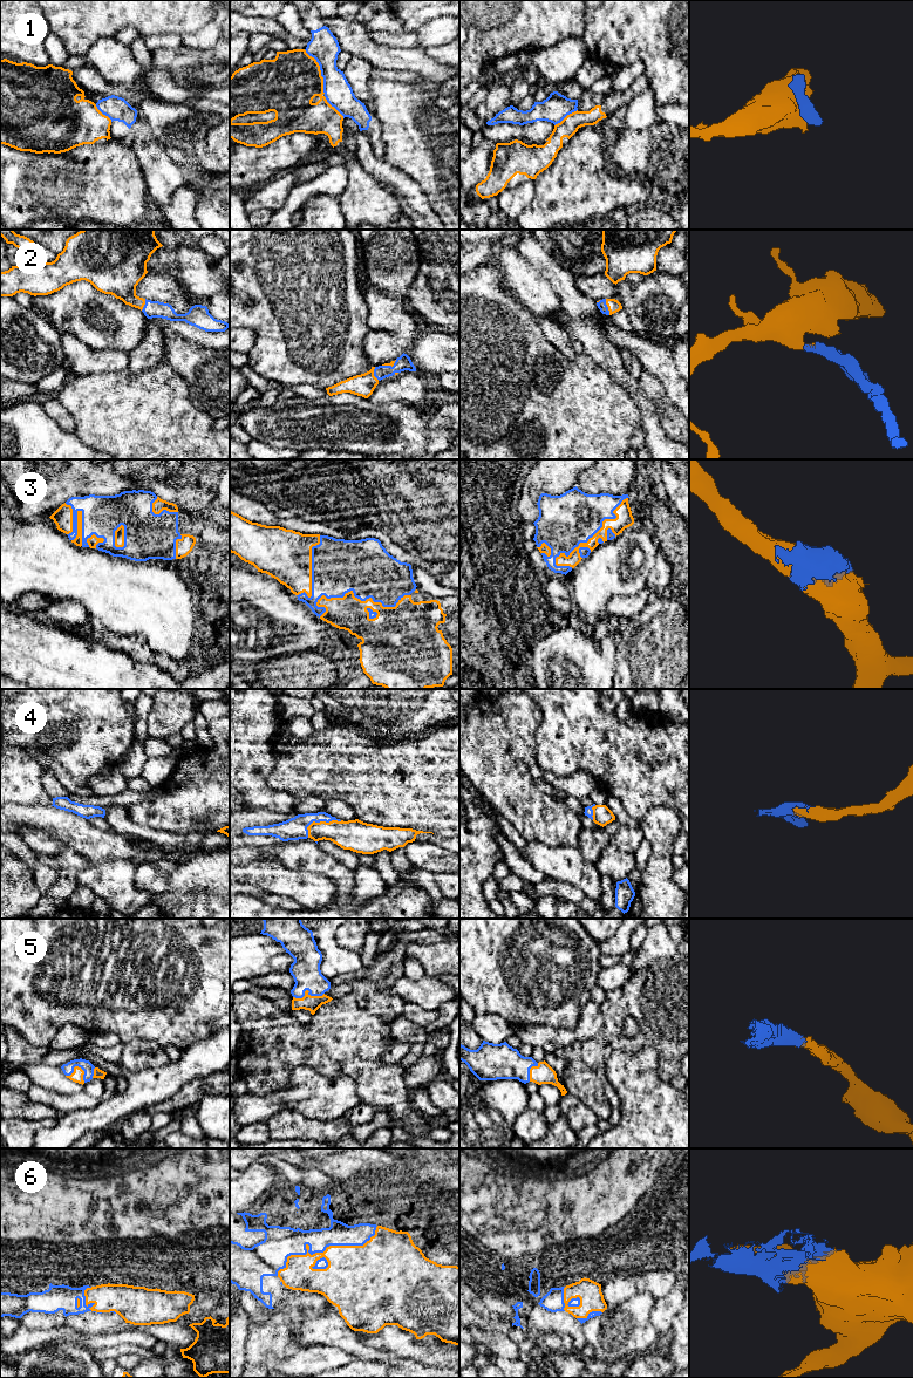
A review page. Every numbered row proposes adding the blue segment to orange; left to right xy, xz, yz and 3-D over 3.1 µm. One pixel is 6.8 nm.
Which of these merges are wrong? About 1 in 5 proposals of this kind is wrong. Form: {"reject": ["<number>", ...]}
{"reject": ["1"]}

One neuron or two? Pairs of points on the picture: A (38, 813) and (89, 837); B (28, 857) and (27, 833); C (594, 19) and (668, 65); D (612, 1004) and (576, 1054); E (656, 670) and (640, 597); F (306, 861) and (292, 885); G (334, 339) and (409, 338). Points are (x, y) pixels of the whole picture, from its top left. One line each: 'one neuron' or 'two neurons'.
A: one neuron
B: two neurons
C: one neuron
D: one neuron
E: two neurons
F: two neurons
G: two neurons

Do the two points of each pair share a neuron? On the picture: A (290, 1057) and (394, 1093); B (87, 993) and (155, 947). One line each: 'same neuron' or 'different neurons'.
A: same neuron
B: same neuron

